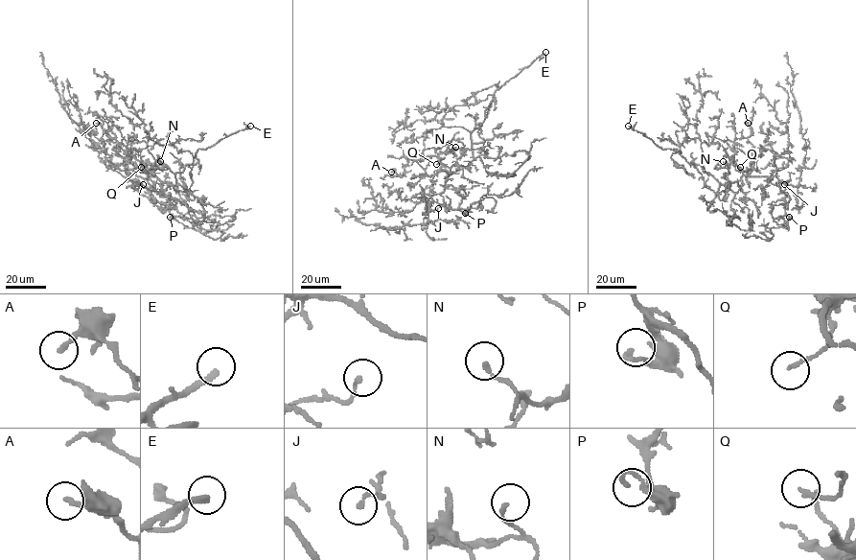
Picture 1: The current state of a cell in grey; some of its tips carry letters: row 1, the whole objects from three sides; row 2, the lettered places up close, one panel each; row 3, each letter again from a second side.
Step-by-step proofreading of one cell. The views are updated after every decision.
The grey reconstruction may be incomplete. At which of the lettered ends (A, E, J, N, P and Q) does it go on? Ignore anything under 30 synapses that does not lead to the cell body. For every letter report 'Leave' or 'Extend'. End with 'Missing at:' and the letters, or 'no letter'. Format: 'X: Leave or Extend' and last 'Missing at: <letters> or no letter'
A: Leave
E: Extend
J: Leave
N: Leave
P: Leave
Q: Leave
Missing at: E

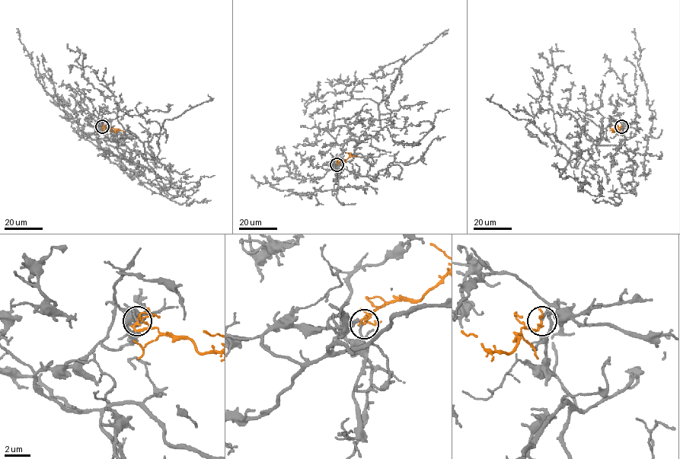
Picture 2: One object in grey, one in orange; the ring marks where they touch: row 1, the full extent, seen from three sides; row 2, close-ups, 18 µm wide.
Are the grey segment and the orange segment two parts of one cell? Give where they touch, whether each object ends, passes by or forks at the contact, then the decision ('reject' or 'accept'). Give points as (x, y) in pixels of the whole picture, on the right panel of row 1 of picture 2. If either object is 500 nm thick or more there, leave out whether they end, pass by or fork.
(621, 126) | grey ends | orange passes by | reject

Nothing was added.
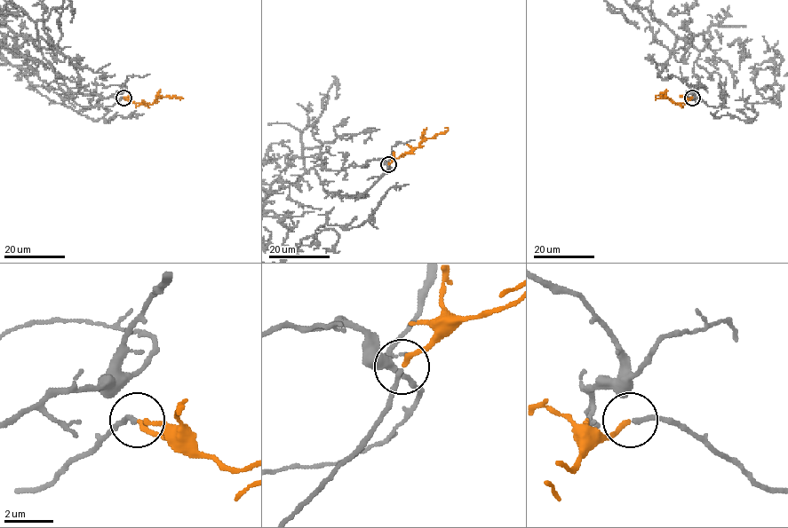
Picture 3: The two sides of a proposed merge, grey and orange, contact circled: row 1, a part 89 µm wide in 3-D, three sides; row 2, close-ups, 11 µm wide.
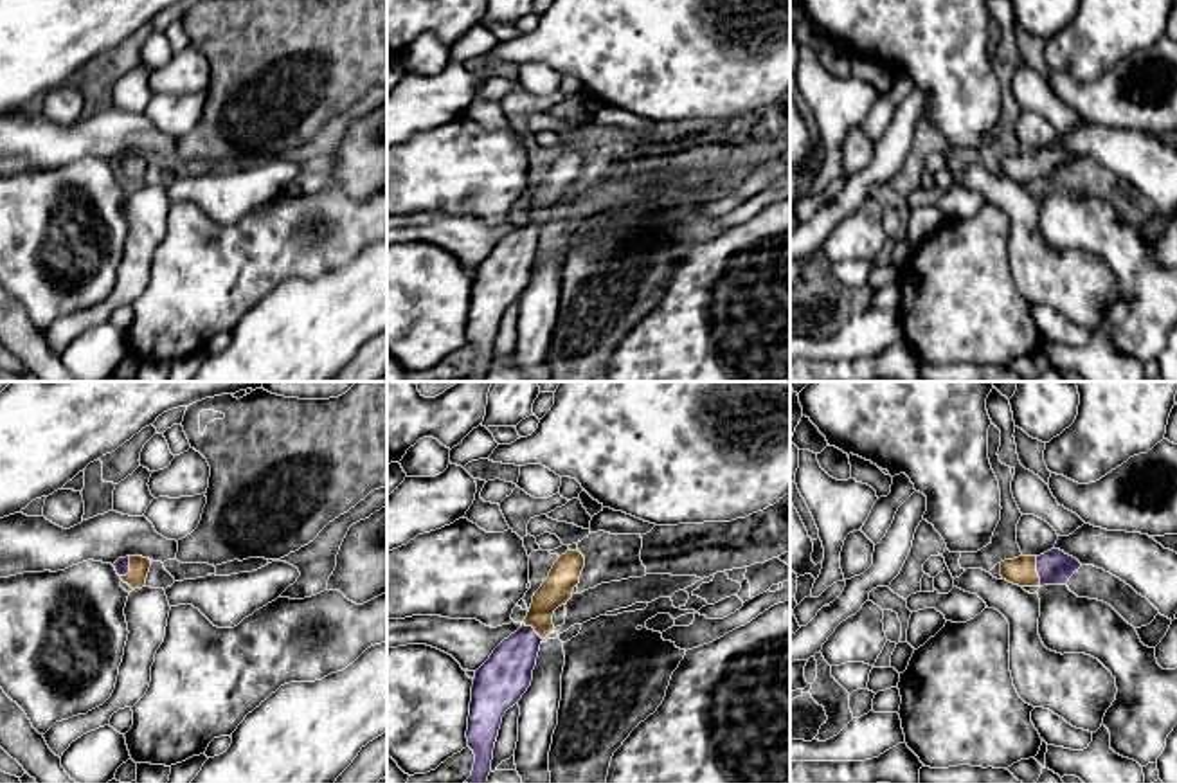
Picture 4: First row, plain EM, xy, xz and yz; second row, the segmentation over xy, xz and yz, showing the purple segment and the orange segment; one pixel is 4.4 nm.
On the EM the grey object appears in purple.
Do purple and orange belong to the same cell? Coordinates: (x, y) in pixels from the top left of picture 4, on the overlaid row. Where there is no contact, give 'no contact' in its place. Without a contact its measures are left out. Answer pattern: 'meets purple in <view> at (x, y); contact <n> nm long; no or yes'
meets purple in yz at (1037, 571); contact 140 nm long; yes

